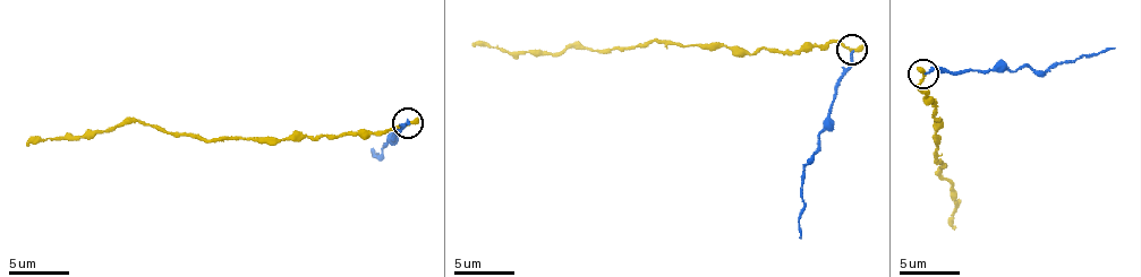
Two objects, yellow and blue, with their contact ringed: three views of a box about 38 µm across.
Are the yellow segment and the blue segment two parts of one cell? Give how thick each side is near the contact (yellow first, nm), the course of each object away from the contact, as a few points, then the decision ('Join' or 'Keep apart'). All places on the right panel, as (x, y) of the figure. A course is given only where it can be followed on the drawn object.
Thickness 300 nm (yellow) against 170 nm. Course of yellow: (922, 75), (918, 88), (931, 96), (942, 127), (936, 163), (945, 166), (955, 231). Course of blue: (925, 74), (941, 69), (997, 68), (1014, 72), (1025, 66), (1049, 70), (1115, 46). Keep apart

